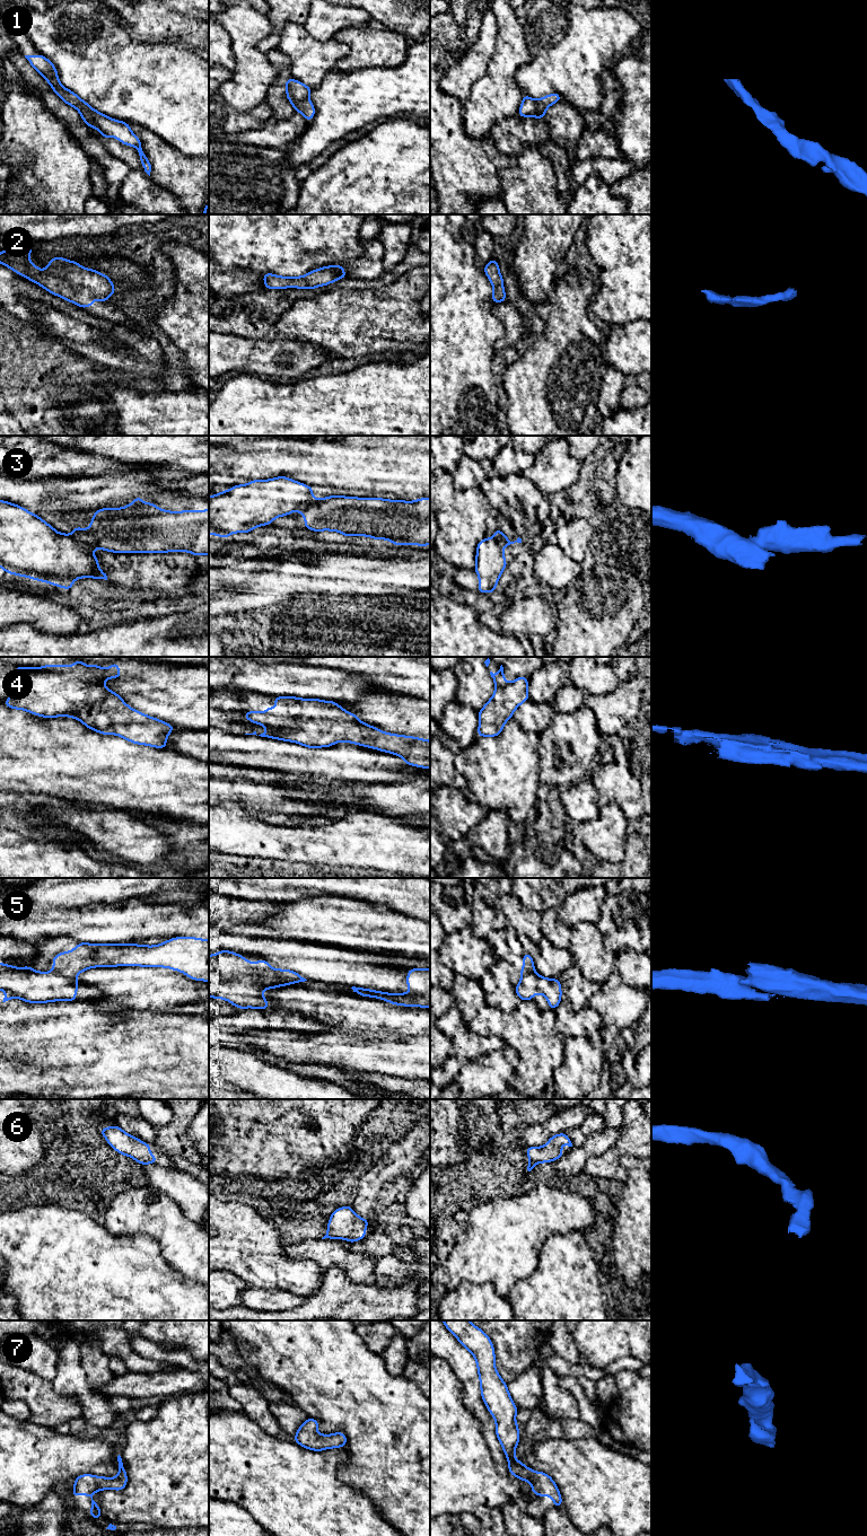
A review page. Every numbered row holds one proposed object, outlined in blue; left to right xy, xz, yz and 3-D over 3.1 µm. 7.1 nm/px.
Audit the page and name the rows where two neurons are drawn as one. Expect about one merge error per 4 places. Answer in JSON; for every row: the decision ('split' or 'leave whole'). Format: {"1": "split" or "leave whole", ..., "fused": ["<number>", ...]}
{"1": "leave whole", "2": "leave whole", "3": "split", "4": "leave whole", "5": "split", "6": "leave whole", "7": "leave whole", "fused": ["3", "5"]}

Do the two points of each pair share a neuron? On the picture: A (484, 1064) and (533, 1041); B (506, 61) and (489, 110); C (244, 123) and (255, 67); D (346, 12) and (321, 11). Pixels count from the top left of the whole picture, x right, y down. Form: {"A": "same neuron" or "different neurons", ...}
{"A": "different neurons", "B": "same neuron", "C": "different neurons", "D": "same neuron"}

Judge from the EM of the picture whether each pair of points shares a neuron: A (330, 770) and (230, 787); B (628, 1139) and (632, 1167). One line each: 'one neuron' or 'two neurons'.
A: two neurons
B: two neurons

